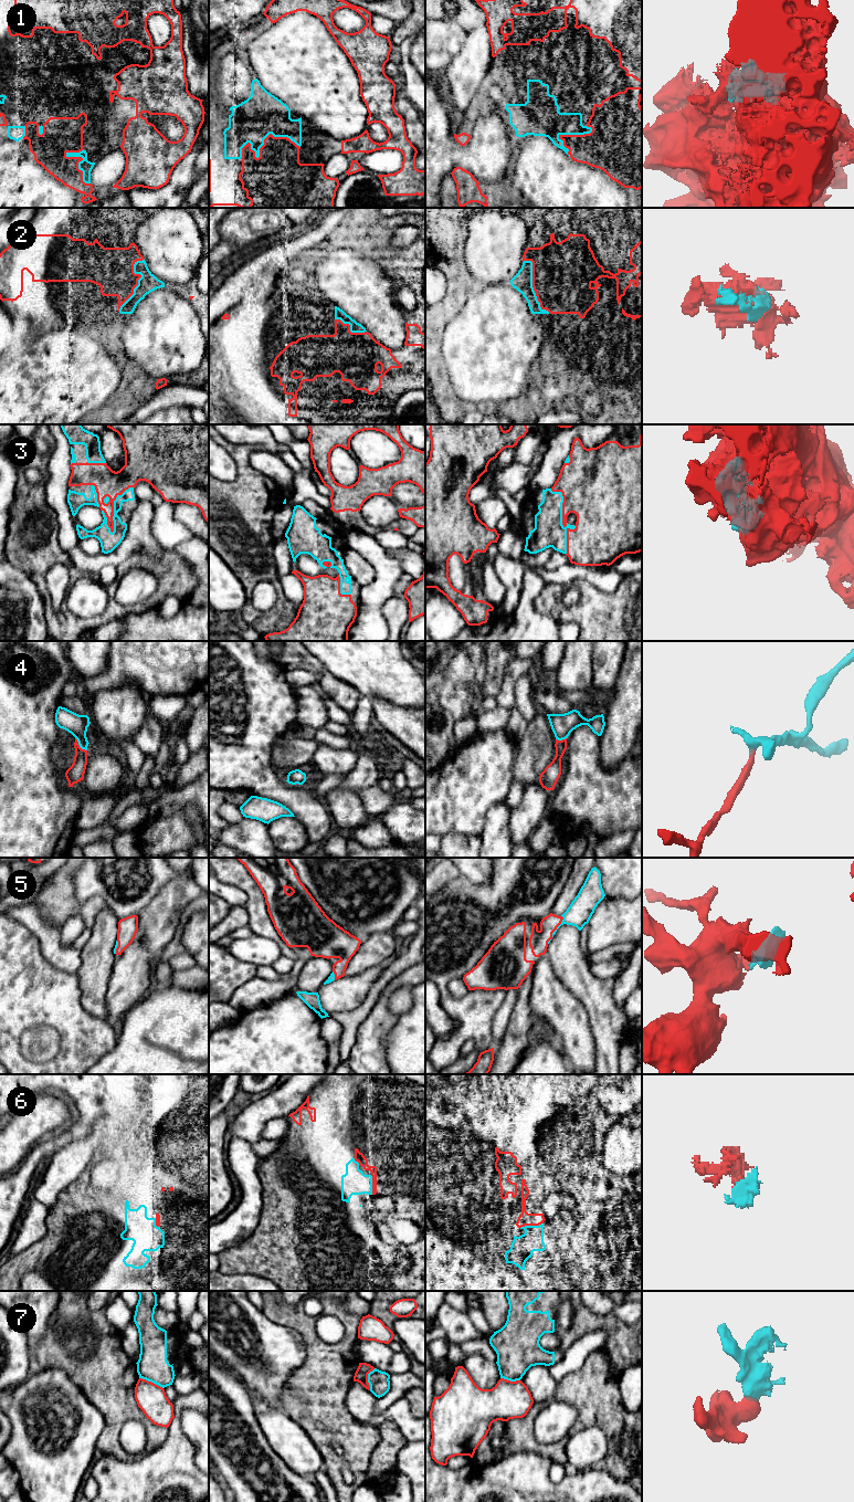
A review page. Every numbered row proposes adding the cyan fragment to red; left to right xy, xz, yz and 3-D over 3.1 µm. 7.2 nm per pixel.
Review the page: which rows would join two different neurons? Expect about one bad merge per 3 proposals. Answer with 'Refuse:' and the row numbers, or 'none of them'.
Refuse: 7

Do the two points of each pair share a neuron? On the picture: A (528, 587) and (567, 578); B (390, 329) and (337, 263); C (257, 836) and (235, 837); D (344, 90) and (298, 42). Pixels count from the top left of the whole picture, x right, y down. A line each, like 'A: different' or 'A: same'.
A: different
B: same
C: same
D: same

